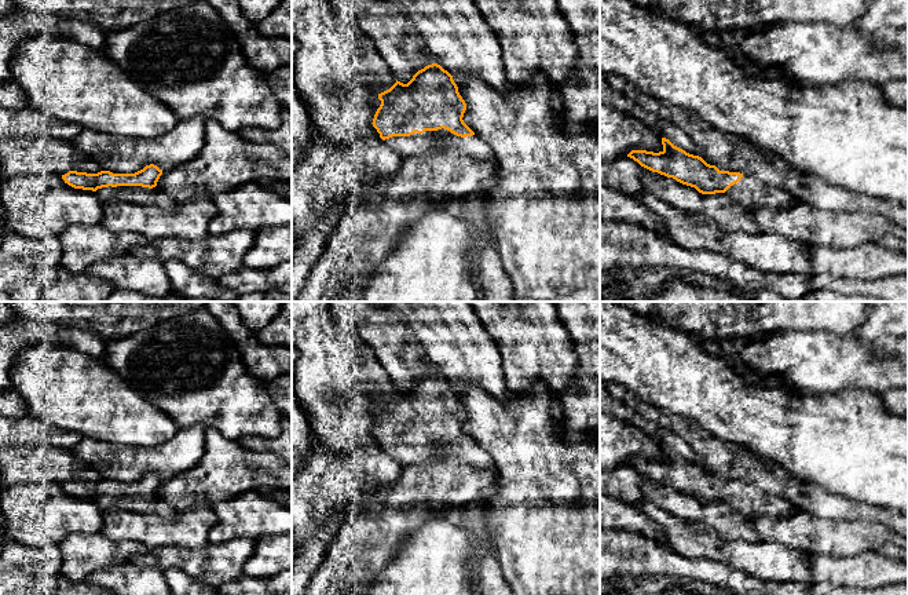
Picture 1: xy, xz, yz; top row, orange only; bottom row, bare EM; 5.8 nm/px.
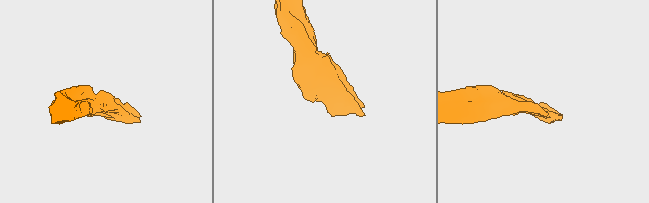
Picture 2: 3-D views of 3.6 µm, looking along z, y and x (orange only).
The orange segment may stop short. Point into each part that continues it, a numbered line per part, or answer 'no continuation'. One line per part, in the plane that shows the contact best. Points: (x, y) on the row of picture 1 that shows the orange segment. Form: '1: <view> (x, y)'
1: xz (406, 146)

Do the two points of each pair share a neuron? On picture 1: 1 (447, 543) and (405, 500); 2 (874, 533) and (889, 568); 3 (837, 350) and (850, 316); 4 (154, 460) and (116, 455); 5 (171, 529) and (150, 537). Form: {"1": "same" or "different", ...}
{"1": "different", "2": "different", "3": "different", "4": "same", "5": "same"}

